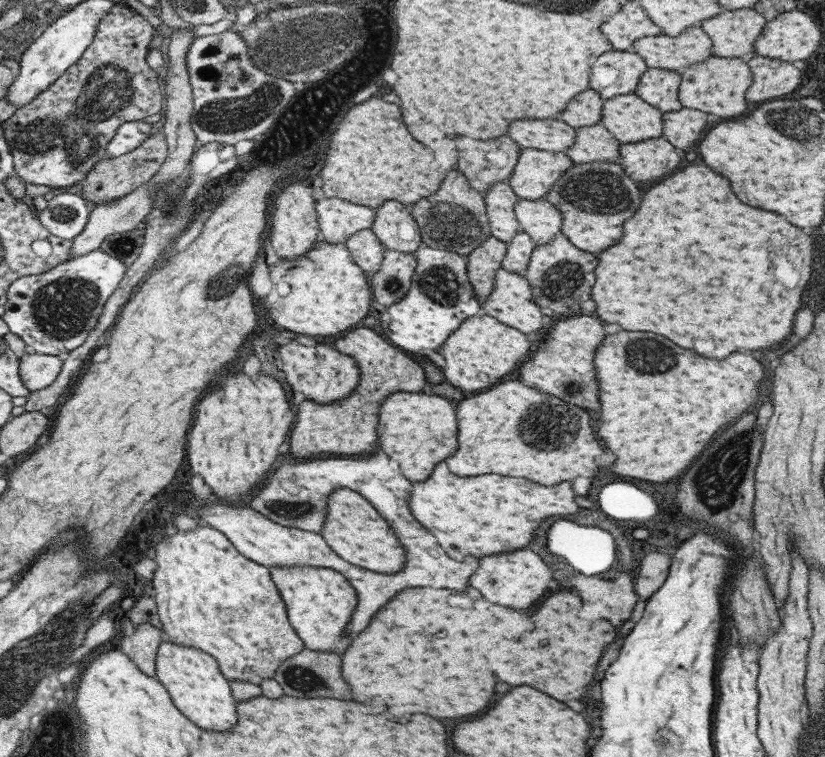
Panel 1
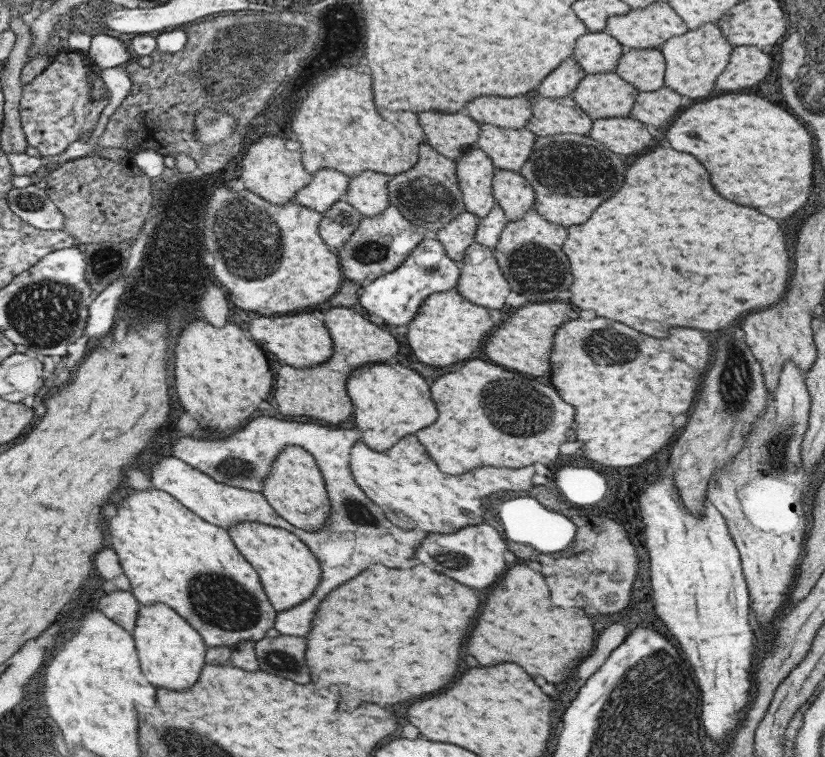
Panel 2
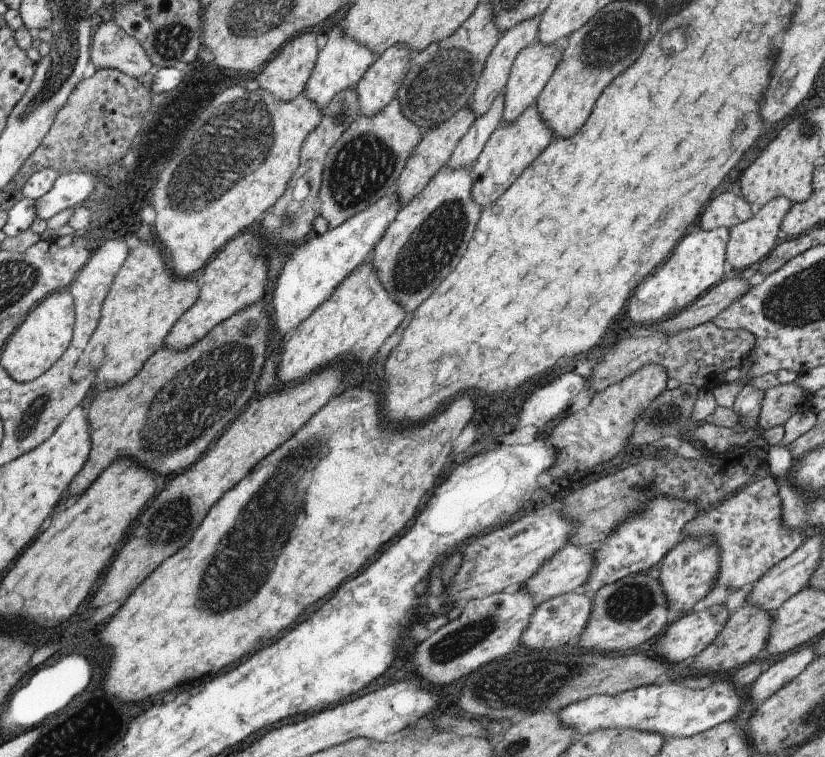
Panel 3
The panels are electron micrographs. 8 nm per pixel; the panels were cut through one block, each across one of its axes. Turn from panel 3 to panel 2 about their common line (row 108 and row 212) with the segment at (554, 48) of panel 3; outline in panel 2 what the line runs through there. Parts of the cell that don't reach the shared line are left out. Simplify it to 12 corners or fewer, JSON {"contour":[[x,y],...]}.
{"contour":[[494,167],[492,195],[507,221],[524,216],[534,192],[517,172]]}

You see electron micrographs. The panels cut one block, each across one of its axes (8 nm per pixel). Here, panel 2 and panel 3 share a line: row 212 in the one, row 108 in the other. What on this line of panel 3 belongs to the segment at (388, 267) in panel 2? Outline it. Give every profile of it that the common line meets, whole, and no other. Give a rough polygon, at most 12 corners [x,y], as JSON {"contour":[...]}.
{"contour":[[396,97],[357,114],[323,159],[319,225],[381,196],[423,130]]}

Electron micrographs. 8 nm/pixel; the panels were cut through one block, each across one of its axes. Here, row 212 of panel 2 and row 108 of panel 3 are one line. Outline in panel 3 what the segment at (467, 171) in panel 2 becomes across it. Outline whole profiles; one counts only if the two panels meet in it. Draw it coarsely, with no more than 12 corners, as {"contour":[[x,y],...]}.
{"contour":[[539,16],[504,30],[483,65],[470,111],[503,90],[515,57],[538,36]]}

